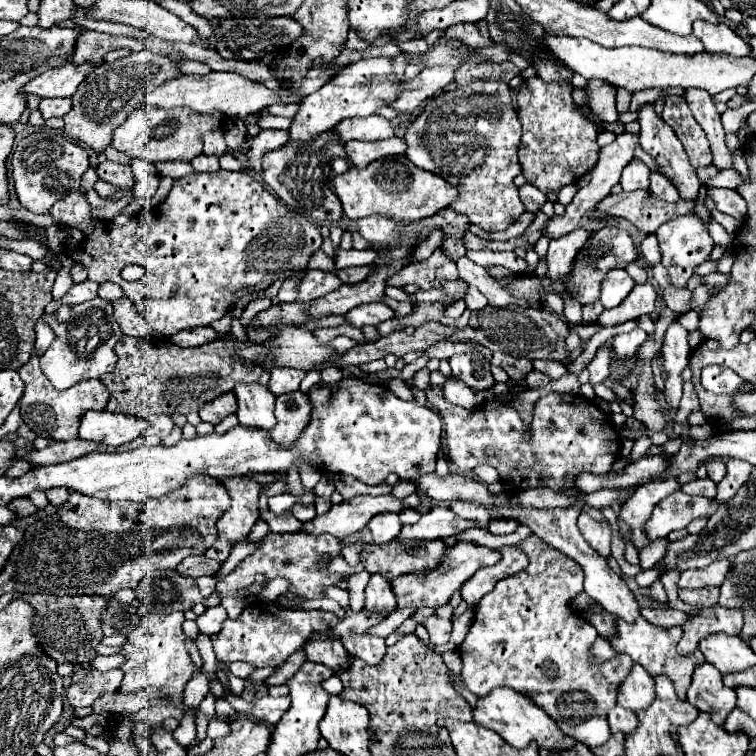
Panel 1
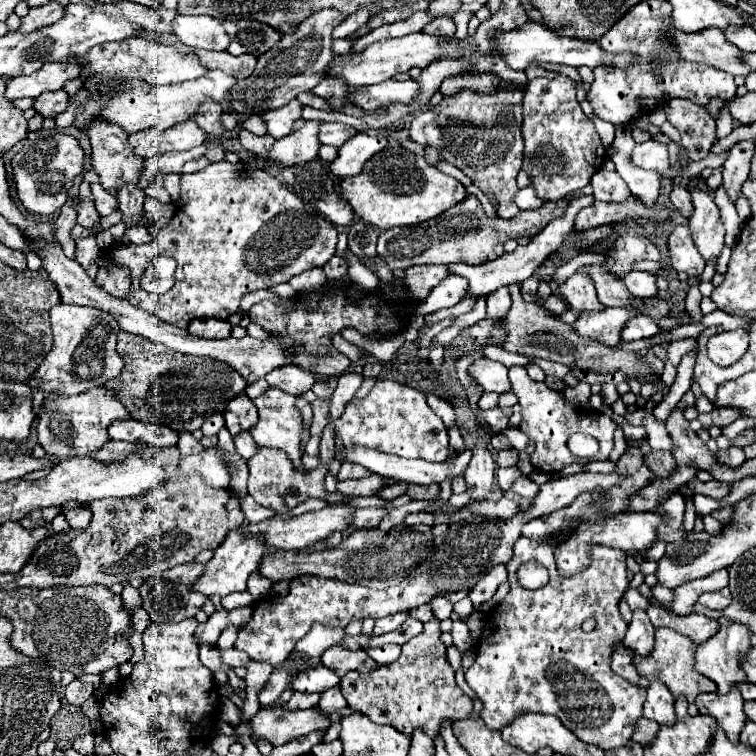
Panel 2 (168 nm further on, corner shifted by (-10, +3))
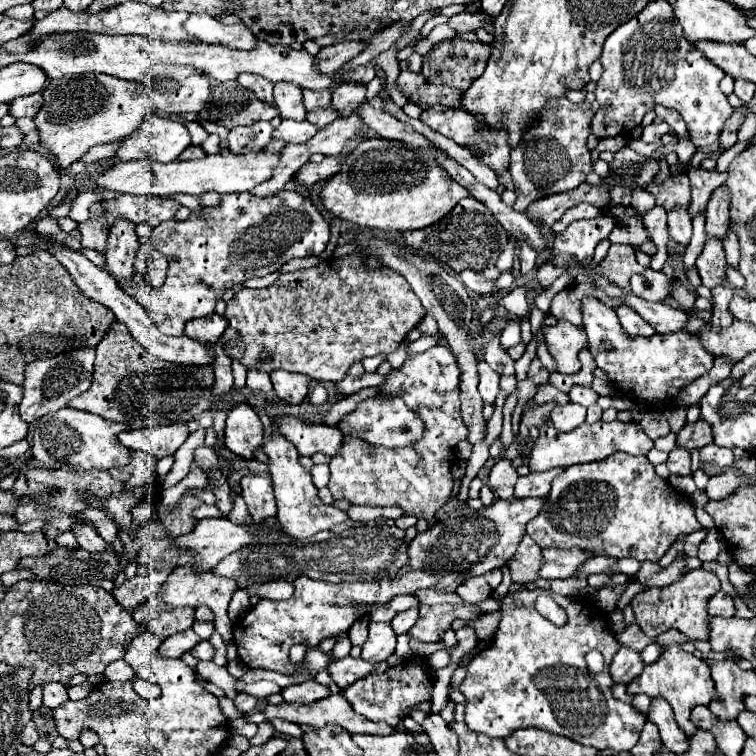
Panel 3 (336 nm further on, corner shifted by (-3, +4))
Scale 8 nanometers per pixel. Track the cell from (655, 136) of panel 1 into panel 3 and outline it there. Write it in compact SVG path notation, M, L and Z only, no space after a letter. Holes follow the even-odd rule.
M706 239L704 251L696 259L696 267L702 277L702 285L706 285L708 289L722 285L722 281L726 279L726 259L722 243Z

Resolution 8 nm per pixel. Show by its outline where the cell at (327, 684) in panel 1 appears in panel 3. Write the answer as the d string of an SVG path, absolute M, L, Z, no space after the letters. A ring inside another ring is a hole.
M258 681L258 683L250 683L250 685L244 685L244 683L236 683L236 693L250 693L250 695L256 695L258 699L266 699L268 695L272 693L280 693L280 687L276 683L270 683L270 681Z

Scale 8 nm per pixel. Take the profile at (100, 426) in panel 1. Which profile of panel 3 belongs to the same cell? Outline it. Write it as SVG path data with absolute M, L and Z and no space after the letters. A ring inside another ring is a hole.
M172 423L172 425L156 425L156 427L142 427L134 431L120 433L120 443L132 451L146 451L156 459L166 455L174 455L176 449L186 441L190 435L188 423Z

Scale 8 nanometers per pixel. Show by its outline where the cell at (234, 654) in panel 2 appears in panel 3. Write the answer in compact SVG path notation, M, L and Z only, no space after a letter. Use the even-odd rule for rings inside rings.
M200 641L194 649L190 649L190 653L200 661L210 661L214 657L214 647L210 645L210 641Z

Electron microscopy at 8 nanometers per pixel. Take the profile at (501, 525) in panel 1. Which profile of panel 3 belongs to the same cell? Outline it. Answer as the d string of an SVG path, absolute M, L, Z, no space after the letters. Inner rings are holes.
M616 453L608 459L596 461L596 463L580 463L564 469L556 481L552 481L552 491L548 495L552 499L552 505L558 503L558 513L540 511L538 517L528 523L526 531L528 535L544 549L544 547L560 547L560 549L572 549L578 547L586 553L592 553L592 557L604 555L604 557L632 557L636 561L660 561L660 557L670 549L672 543L680 535L694 533L702 529L694 515L694 507L688 495L678 493L666 479L658 477L654 471L654 465L644 457L634 457L628 453Z

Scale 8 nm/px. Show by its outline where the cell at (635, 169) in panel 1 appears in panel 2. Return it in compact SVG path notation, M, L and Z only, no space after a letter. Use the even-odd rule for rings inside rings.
M653 140L637 144L631 154L631 160L635 166L639 166L643 170L653 170L659 176L665 176L665 172L669 168L667 150L663 150L663 144L653 142Z

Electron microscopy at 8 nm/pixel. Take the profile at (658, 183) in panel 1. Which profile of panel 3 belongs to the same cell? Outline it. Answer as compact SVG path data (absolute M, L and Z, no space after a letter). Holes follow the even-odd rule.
M674 209L672 213L668 213L668 231L670 231L670 237L686 247L690 243L690 237L692 237L692 221L690 221L690 215L686 209Z

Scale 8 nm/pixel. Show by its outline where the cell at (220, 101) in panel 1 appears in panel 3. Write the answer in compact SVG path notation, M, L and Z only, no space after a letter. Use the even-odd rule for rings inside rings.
M100 73L52 79L42 89L42 95L44 105L34 117L34 123L40 143L54 155L54 167L58 171L68 169L90 147L118 141L134 133L148 115L148 97L144 97L144 85Z

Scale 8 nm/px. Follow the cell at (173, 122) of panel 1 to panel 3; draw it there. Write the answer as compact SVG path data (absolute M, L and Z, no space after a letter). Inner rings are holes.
M148 115L142 127L120 145L116 157L120 161L150 157L160 163L168 163L178 159L190 143L190 133L182 121Z

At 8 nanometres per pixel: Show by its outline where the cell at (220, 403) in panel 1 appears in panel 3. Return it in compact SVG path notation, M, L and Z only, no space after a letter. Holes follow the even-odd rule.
M236 405L234 409L230 409L228 419L226 419L226 449L238 457L250 461L250 459L254 459L254 451L260 449L262 443L264 443L264 429L262 429L262 423L260 423L260 417L256 415L256 411L248 405Z

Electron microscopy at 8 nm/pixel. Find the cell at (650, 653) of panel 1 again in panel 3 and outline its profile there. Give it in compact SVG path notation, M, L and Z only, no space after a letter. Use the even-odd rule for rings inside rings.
M670 645L666 649L666 653L656 663L644 667L640 677L636 681L632 681L632 685L628 685L626 691L630 695L644 693L650 699L656 699L656 697L666 699L670 703L674 715L676 715L678 727L690 737L696 733L696 725L690 721L692 709L698 707L698 705L706 705L708 707L710 701L718 699L718 693L716 693L716 689L712 685L712 677L710 677L710 667L706 665L706 661L694 657L692 653L682 651L680 645Z

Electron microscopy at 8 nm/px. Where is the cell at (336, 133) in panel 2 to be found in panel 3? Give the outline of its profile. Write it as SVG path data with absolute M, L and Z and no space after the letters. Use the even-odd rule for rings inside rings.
M284 119L274 131L272 131L272 139L280 139L284 143L306 143L308 139L312 139L318 133L318 127L302 121L296 123L292 119Z

